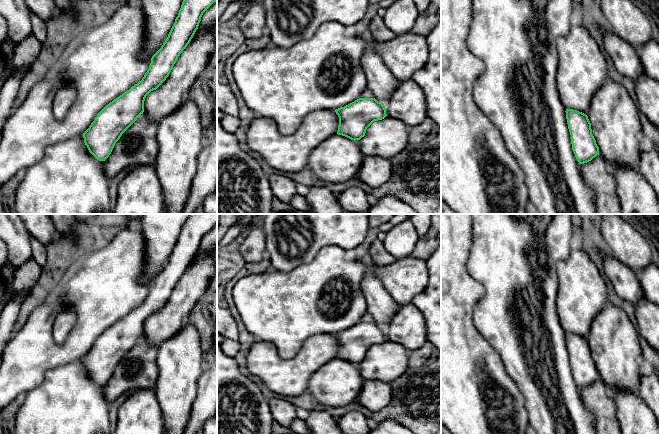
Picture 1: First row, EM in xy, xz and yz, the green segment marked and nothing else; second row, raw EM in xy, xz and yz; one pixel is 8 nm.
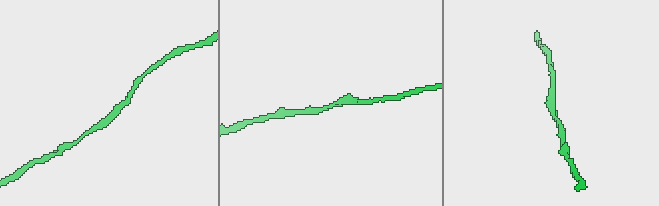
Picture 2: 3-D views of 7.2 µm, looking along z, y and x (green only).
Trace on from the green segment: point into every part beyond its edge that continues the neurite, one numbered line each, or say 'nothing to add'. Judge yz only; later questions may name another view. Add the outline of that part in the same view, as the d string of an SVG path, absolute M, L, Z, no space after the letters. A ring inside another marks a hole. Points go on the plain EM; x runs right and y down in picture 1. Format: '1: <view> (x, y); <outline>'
1: yz (582, 292); M571 249L566 260L557 263L558 294L556 310L565 333L588 338L591 325L608 301L608 288L599 268L590 256L581 249Z

